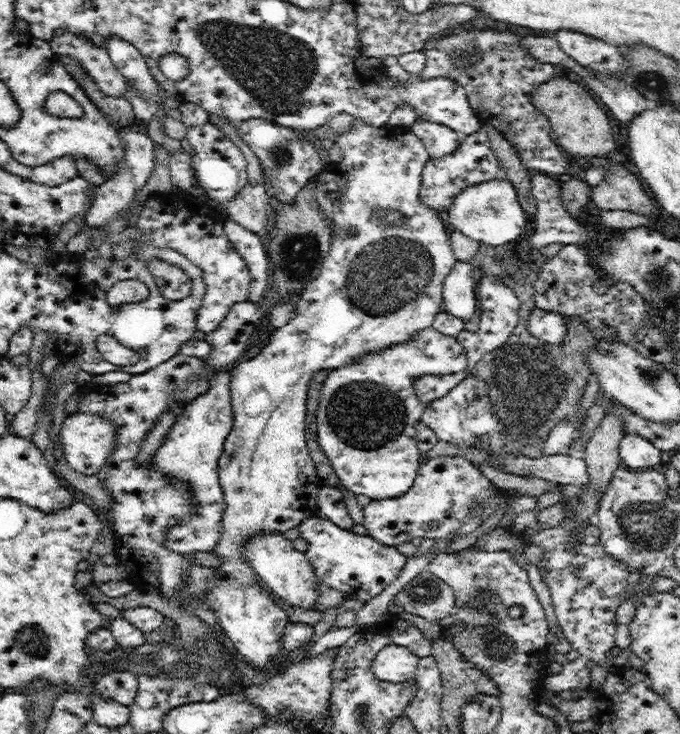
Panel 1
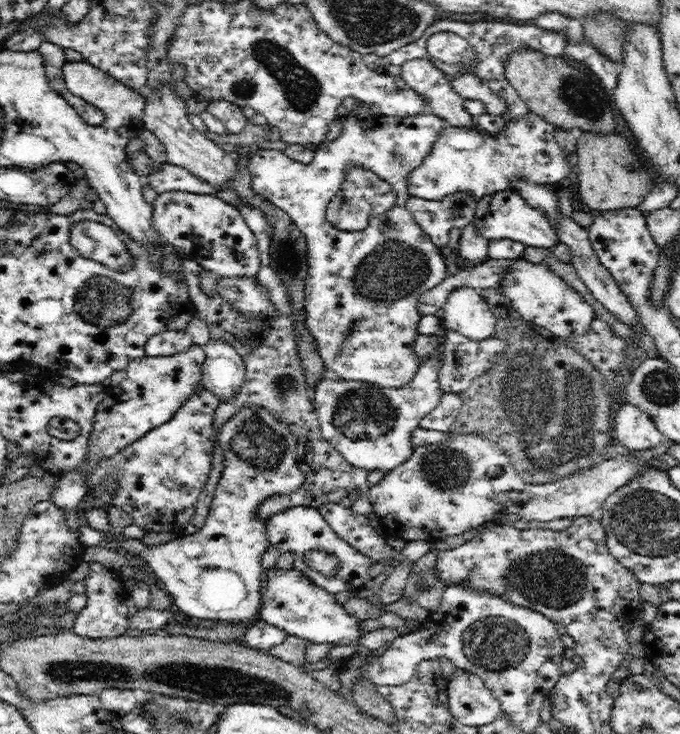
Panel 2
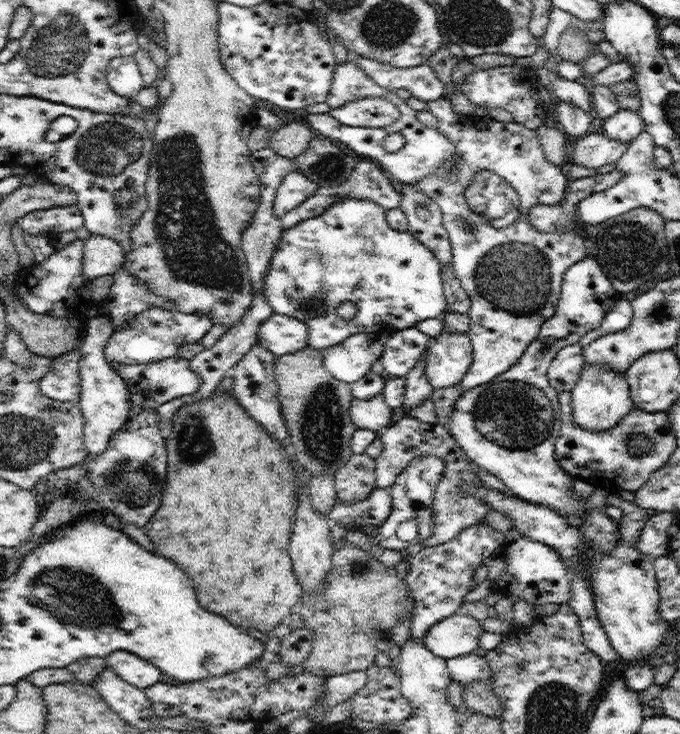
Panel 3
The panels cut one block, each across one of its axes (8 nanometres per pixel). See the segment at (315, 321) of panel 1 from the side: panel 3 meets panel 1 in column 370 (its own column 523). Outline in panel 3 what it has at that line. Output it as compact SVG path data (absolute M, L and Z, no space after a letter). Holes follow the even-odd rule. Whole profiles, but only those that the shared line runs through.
M440 97L428 101L428 110L438 118L437 130L444 134L456 146L456 165L452 167L451 176L431 174L416 184L418 191L432 198L443 214L443 225L448 231L451 242L451 266L455 271L461 287L470 299L470 326L467 332L473 348L473 361L465 377L459 382L462 392L486 384L499 374L505 373L514 366L528 345L538 336L542 324L554 316L556 305L561 295L561 284L570 266L588 258L584 247L584 234L581 231L570 232L540 232L527 219L528 213L536 205L556 206L562 204L566 195L570 178L566 167L558 167L550 163L540 146L540 138L536 129L530 130L524 124L513 122L497 122L489 114L480 118L475 114L466 116L458 114L450 99ZM490 171L504 178L519 196L519 217L502 229L492 226L492 223L482 215L476 214L464 200L464 191L477 172Z

